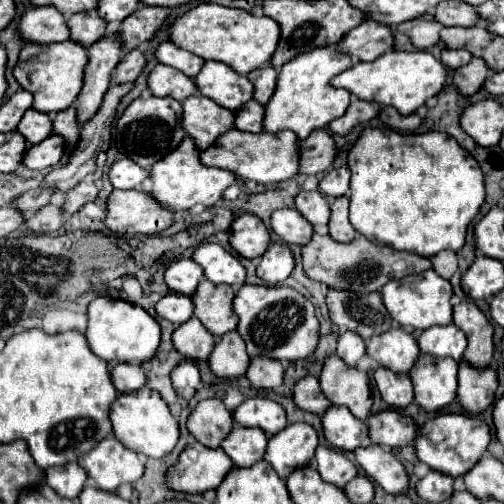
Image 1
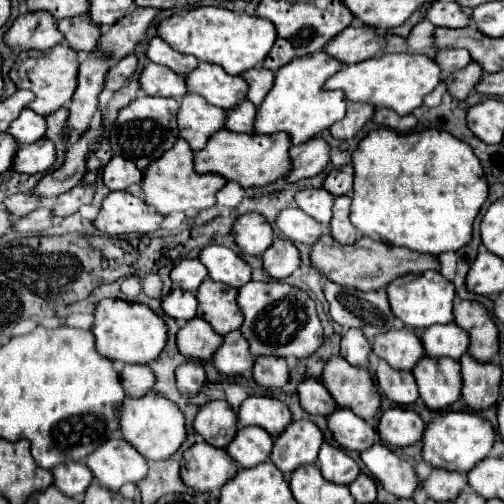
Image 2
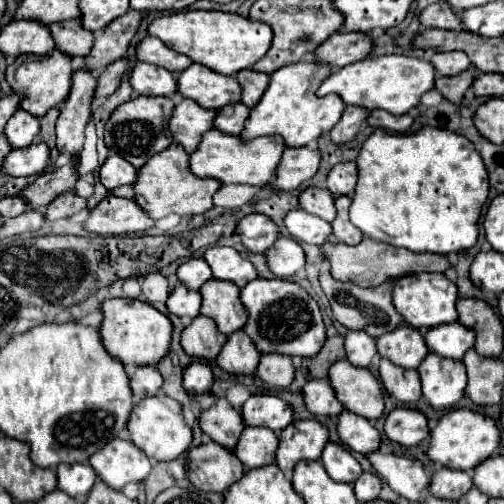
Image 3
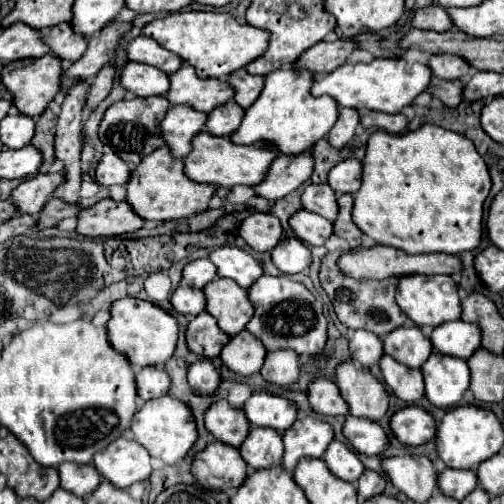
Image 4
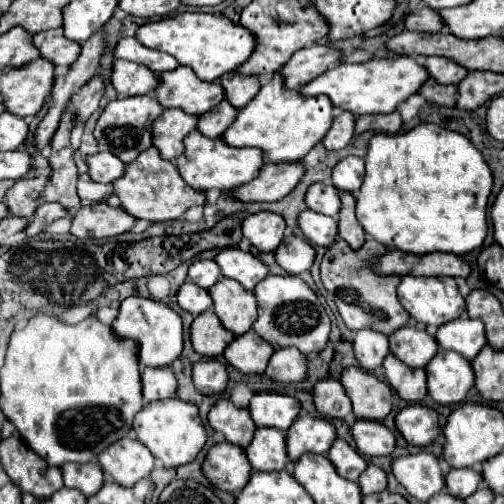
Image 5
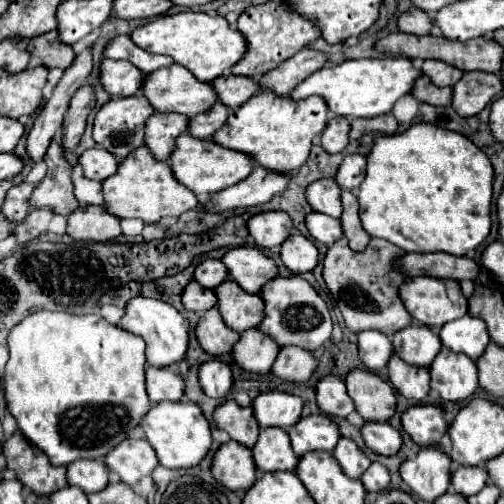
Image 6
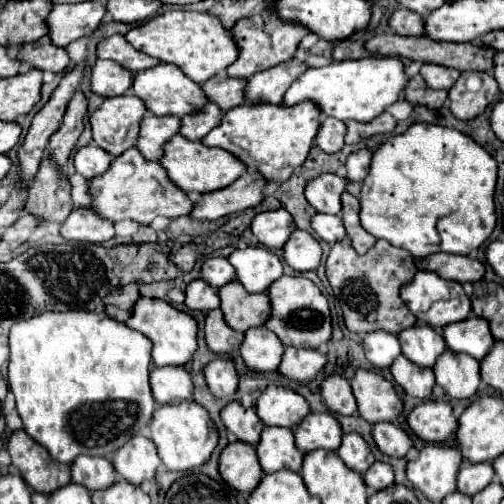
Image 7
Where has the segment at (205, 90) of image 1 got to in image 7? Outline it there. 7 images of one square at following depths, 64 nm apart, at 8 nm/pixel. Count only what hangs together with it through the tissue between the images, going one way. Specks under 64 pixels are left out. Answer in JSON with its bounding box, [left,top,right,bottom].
[132,64,206,116]

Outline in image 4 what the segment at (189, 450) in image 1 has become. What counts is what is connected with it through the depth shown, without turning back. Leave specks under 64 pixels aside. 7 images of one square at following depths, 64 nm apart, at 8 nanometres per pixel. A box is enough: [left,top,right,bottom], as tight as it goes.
[192,442,248,492]

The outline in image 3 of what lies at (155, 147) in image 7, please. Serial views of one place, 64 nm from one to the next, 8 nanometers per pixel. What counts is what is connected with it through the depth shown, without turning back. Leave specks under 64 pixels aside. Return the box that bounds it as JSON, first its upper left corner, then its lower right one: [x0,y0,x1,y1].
[168,100,216,154]

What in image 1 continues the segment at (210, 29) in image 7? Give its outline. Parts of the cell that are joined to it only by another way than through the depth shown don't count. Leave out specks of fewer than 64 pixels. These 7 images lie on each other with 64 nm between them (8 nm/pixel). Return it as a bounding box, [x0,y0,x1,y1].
[168,4,280,74]

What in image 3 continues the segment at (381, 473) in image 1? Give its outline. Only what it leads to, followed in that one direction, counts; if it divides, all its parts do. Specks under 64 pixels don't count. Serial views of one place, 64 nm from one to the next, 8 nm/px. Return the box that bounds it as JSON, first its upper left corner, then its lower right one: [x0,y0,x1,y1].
[368,452,430,502]

